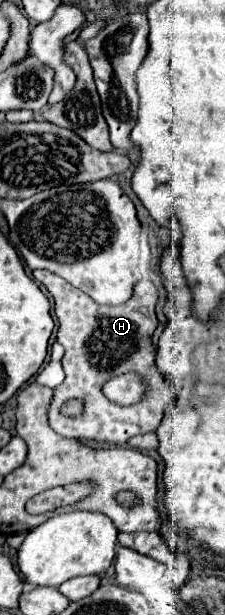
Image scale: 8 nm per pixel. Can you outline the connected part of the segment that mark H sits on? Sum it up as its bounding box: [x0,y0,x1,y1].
[33,270,171,444]

